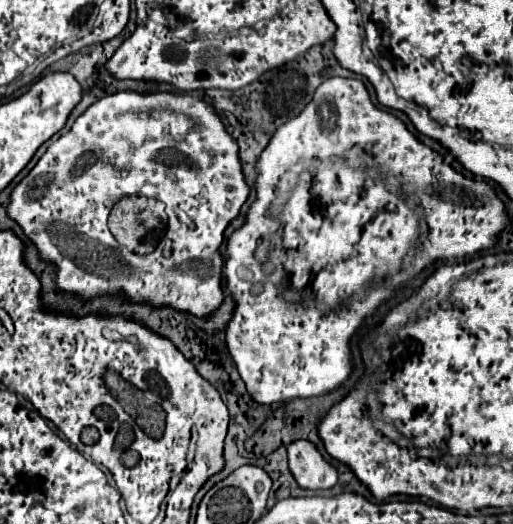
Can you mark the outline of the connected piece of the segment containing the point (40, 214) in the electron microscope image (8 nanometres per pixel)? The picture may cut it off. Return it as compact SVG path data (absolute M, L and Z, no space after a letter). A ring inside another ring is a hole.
M120 91L90 105L86 113L76 119L74 127L48 147L32 171L12 189L6 215L14 219L28 241L36 245L40 261L54 265L54 291L76 295L84 303L94 297L122 295L124 301L130 303L148 303L156 309L170 307L208 319L224 301L224 259L220 253L224 231L228 223L240 215L248 195L250 185L242 173L238 143L226 131L214 105L194 95L168 91ZM114 171L120 175L126 171L126 179L134 179L138 191L146 191L146 197L156 197L166 205L170 225L166 237L150 255L130 253L120 247L108 231L106 221L110 209L118 203Z

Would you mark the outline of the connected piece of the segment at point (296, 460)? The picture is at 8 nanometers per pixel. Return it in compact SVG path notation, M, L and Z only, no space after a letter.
M294 441L288 445L288 465L302 489L318 491L336 485L336 469L322 459L310 441Z

